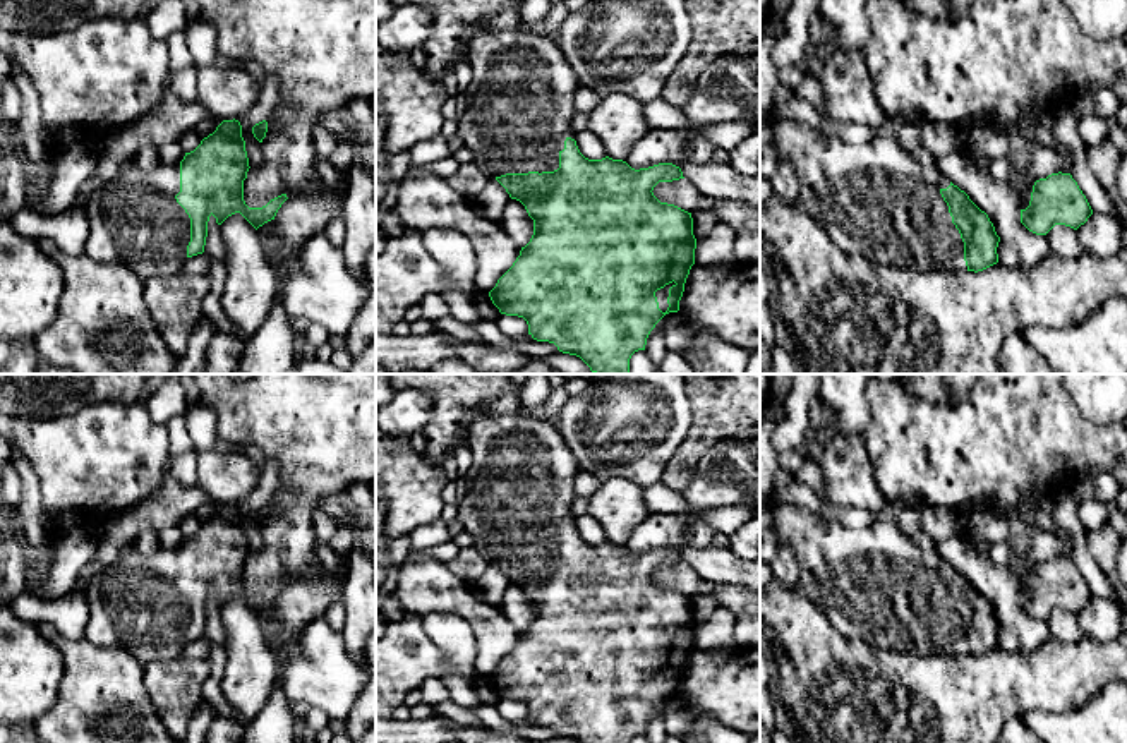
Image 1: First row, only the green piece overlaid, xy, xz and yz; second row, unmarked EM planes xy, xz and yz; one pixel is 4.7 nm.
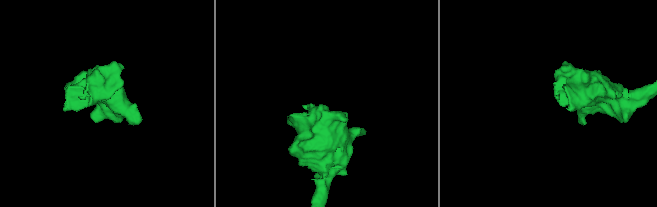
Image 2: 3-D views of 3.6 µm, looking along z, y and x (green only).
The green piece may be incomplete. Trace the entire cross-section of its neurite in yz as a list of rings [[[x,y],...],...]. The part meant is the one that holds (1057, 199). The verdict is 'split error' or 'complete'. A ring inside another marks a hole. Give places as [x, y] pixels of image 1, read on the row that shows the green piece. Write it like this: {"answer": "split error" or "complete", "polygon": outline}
{"answer": "complete", "polygon": [[[1052,173],[1033,185],[1031,201],[1021,209],[1021,223],[1036,235],[1046,235],[1055,225],[1077,230],[1093,209],[1070,173]]]}

